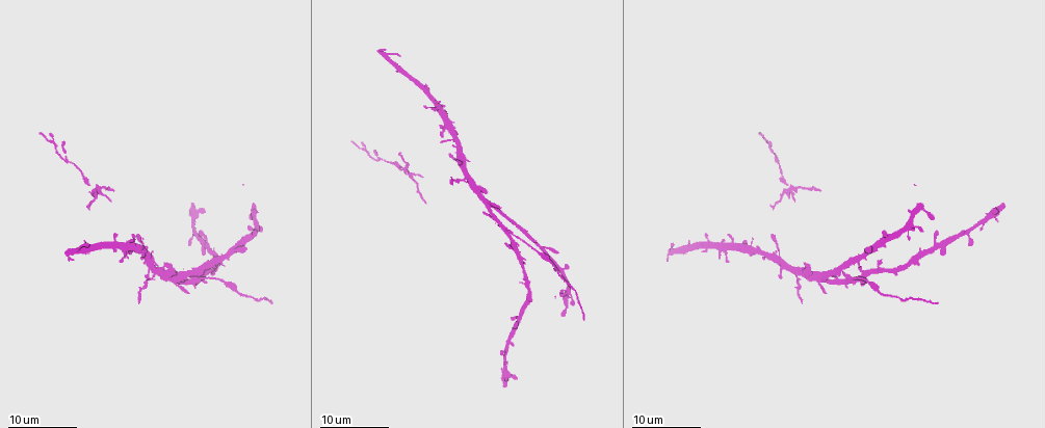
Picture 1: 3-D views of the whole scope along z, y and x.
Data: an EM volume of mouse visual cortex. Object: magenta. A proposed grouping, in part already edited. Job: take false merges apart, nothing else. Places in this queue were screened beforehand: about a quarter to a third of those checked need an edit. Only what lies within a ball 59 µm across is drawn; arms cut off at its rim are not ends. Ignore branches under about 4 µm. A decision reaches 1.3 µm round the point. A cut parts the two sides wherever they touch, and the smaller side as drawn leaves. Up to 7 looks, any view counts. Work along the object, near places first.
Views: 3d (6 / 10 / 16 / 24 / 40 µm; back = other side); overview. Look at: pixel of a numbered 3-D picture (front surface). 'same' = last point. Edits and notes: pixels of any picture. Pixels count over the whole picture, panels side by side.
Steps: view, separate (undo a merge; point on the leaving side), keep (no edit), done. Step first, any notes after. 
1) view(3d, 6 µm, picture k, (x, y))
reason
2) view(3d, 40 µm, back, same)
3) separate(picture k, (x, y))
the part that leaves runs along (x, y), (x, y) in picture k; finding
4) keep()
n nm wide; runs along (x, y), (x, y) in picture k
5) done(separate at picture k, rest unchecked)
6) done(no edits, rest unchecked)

view(3d, 16 µm, picture 1, (152, 275))

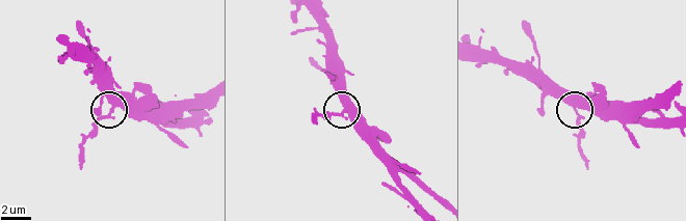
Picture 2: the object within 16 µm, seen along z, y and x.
view(3d, 10 µm, picture 2, (343, 113))

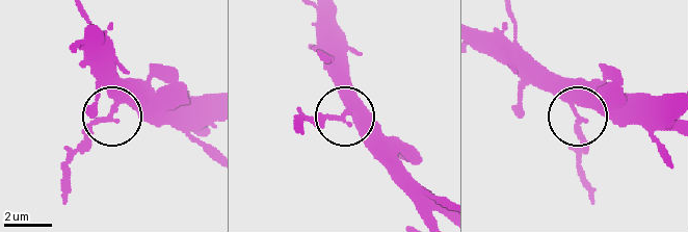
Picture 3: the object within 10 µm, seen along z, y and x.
separate(picture 3, (87, 145))
270 nm wide; the part that leaves runs along (108, 119), (78, 149), (62, 201) in picture 3; a second neuron is stuck on

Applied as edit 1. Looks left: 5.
view(overview)

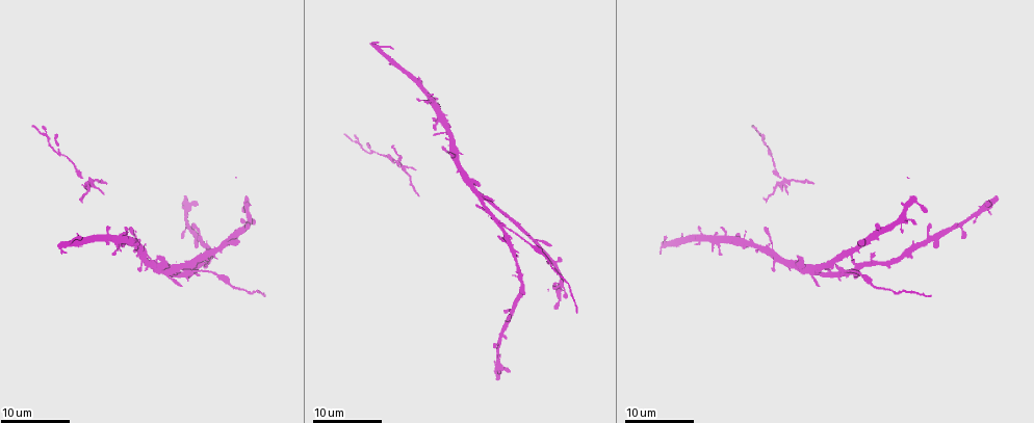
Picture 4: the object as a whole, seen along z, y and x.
view(3d, 16 µm, picture 4, (772, 249))

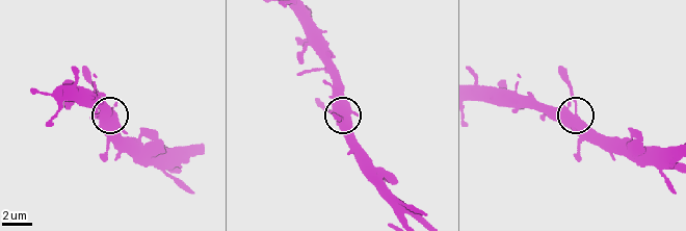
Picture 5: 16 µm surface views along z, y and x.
view(3d, 6 µm, same)

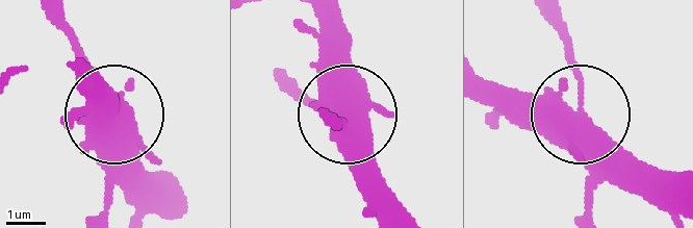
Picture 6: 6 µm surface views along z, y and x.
view(3d, 6 µm, back, picture 6, (579, 108))

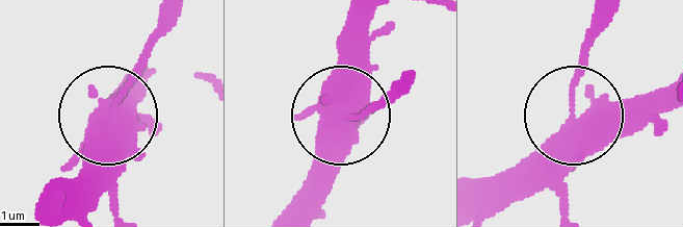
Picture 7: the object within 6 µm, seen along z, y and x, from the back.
keep()
side arm 23 µm; 3 arms; all the same neuron

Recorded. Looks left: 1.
done(separate at picture 3, rest unchecked)

